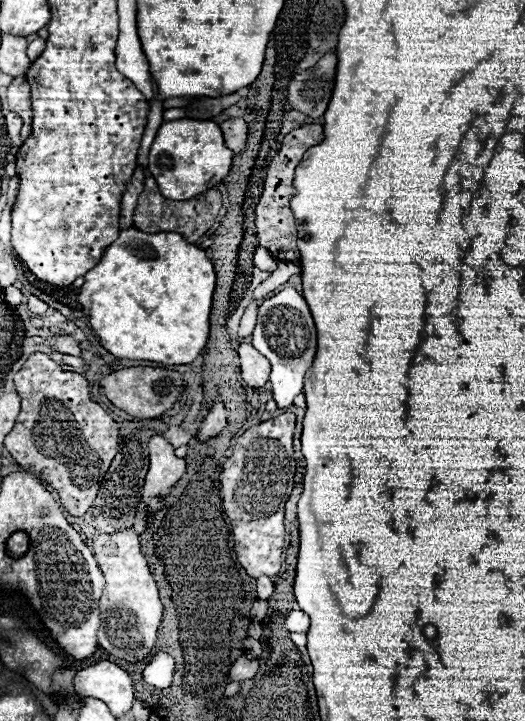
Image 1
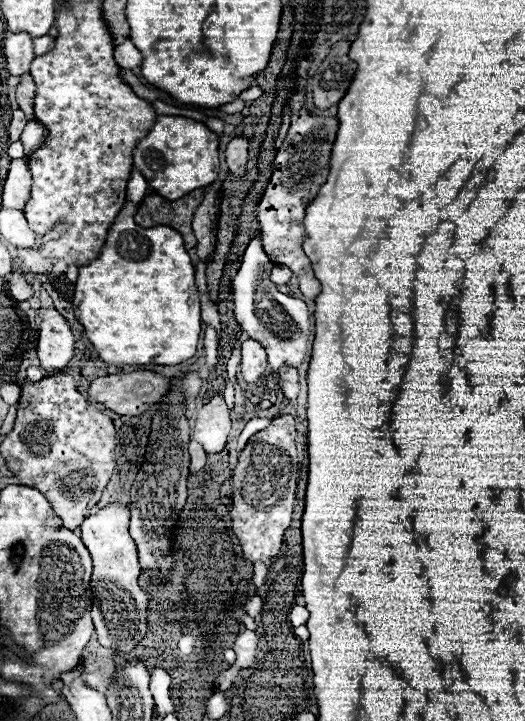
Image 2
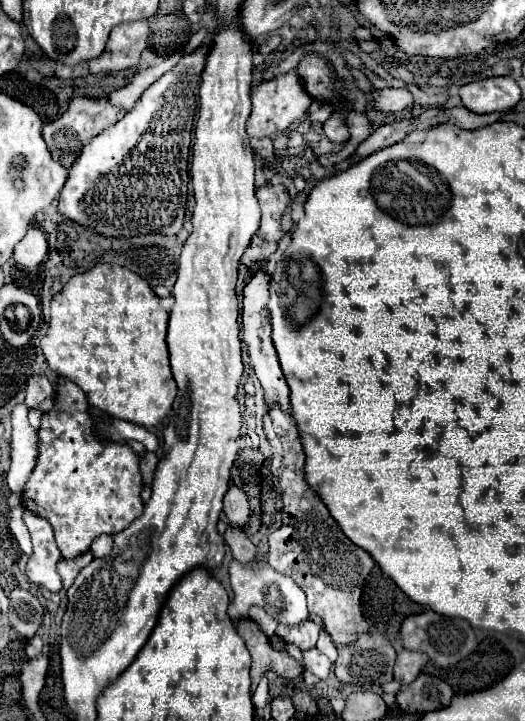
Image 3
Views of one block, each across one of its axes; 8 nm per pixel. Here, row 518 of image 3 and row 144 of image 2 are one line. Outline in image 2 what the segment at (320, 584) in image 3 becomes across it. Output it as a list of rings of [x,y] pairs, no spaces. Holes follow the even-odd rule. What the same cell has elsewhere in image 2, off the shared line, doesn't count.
[[[296,98],[298,102],[290,102],[288,100],[288,106],[290,106],[290,130],[286,134],[286,140],[284,144],[280,146],[280,150],[276,152],[276,158],[274,158],[274,172],[272,172],[272,178],[266,186],[266,192],[264,196],[260,198],[260,204],[258,204],[258,220],[260,220],[260,226],[262,226],[262,244],[264,244],[264,250],[266,254],[270,256],[270,260],[278,266],[286,266],[290,268],[294,274],[298,274],[300,278],[300,290],[306,298],[310,300],[316,300],[316,296],[320,294],[320,282],[314,278],[314,272],[312,272],[312,264],[310,264],[310,258],[304,254],[302,250],[302,244],[296,242],[296,236],[302,236],[302,242],[304,242],[304,236],[306,236],[306,230],[304,230],[304,216],[306,216],[306,208],[308,204],[318,196],[320,192],[320,186],[326,182],[328,178],[328,168],[330,168],[330,154],[332,154],[332,148],[334,148],[334,140],[336,140],[336,132],[338,132],[338,118],[332,116],[332,118],[324,118],[324,116],[314,116],[308,112],[308,106],[306,106],[306,98]]]

